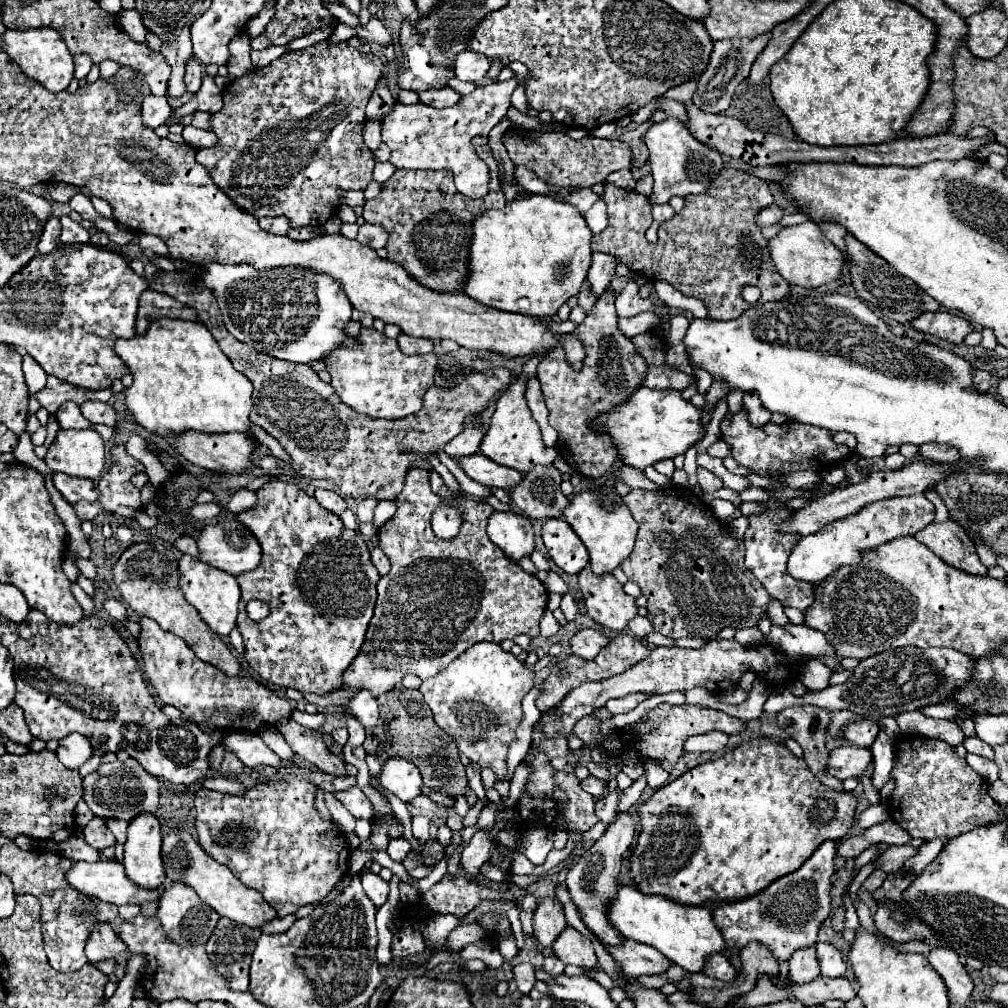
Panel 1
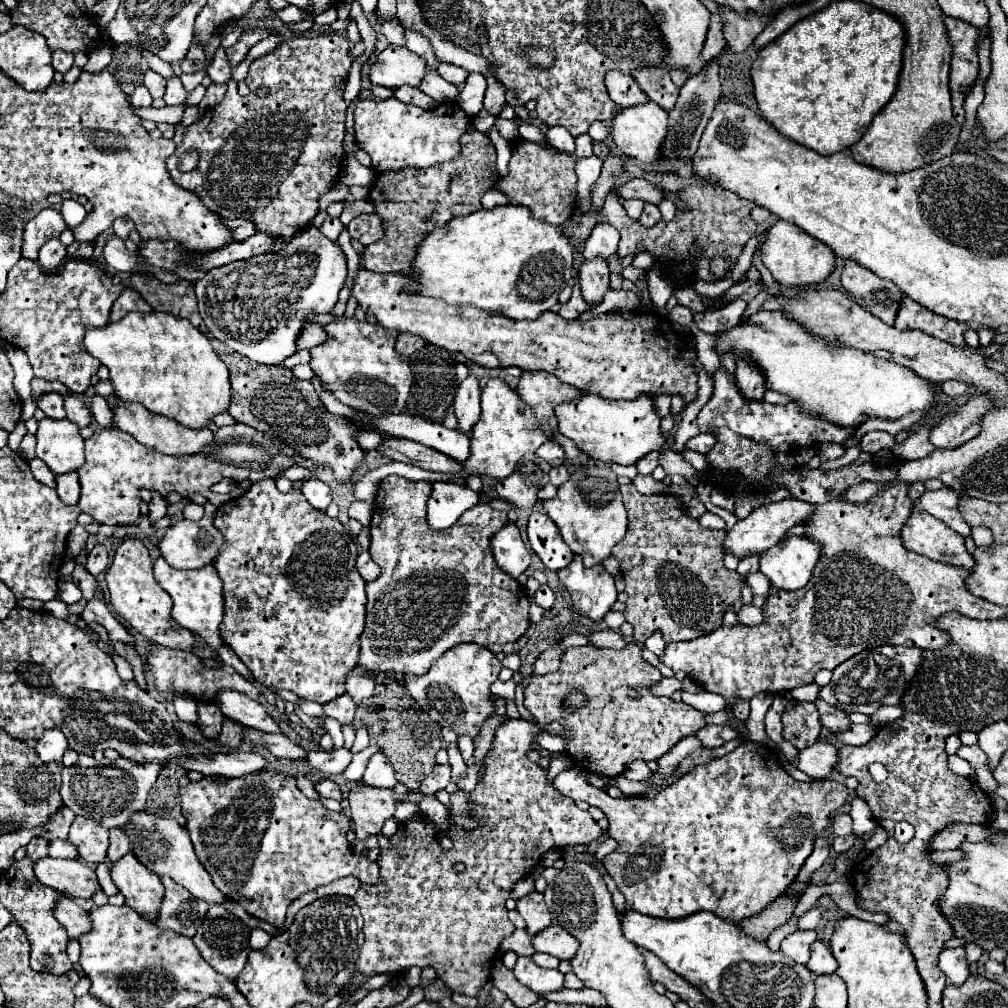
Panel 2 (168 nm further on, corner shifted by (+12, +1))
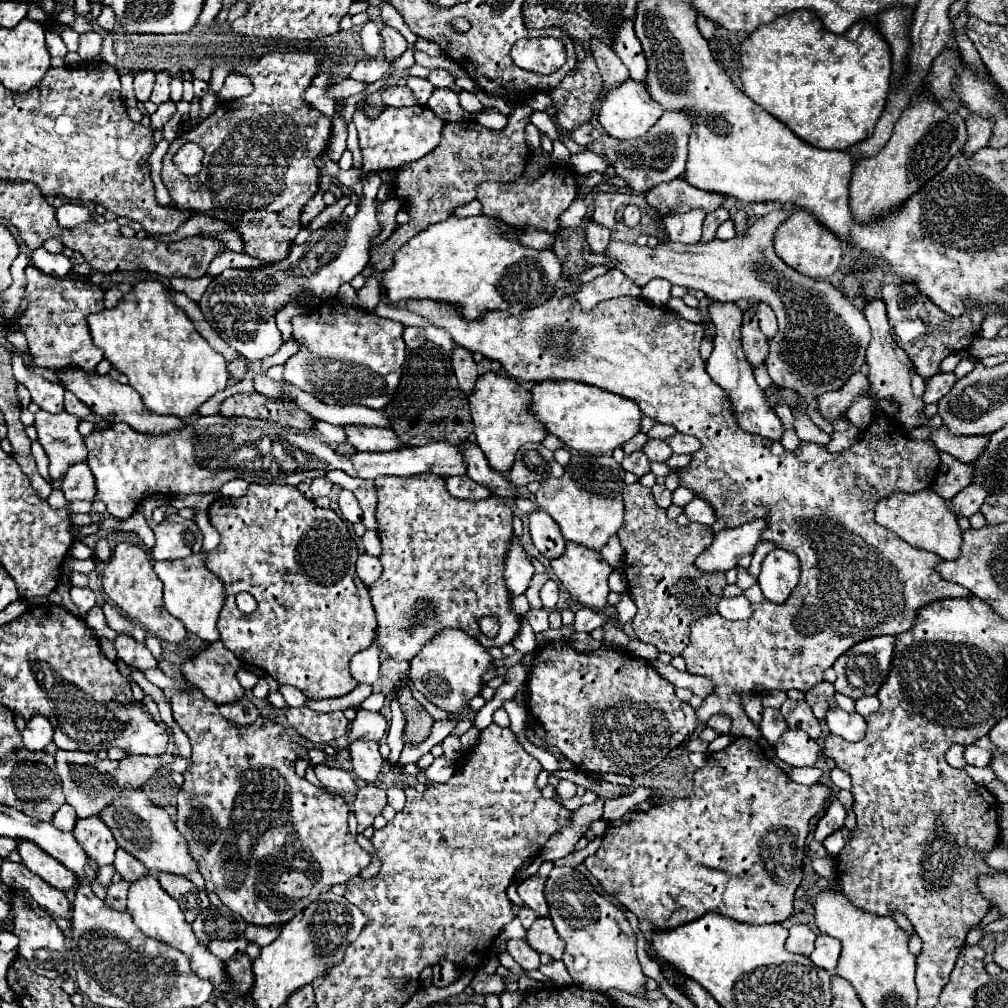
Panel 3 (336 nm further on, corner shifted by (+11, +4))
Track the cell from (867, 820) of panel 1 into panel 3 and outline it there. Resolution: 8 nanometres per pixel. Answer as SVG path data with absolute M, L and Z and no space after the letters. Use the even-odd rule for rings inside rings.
M834 799L826 811L826 815L818 821L816 827L816 841L824 841L828 835L832 835L834 831L838 831L840 827L844 827L844 819L846 819L846 811L842 807L842 803L838 799Z

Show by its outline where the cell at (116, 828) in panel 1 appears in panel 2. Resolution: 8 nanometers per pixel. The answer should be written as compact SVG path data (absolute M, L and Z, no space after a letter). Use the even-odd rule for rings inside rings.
M119 828L119 830L111 830L109 840L111 840L111 844L109 844L107 858L109 858L111 862L117 862L117 860L121 860L125 854L129 854L131 844L127 842L127 836L123 834L123 830L121 830L121 828Z

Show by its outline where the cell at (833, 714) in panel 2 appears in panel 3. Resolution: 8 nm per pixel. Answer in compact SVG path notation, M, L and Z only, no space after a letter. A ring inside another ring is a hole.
M826 681L814 685L810 691L806 691L806 703L812 707L818 721L822 721L826 717L826 713L836 707L834 695L836 695L834 685L826 683Z

